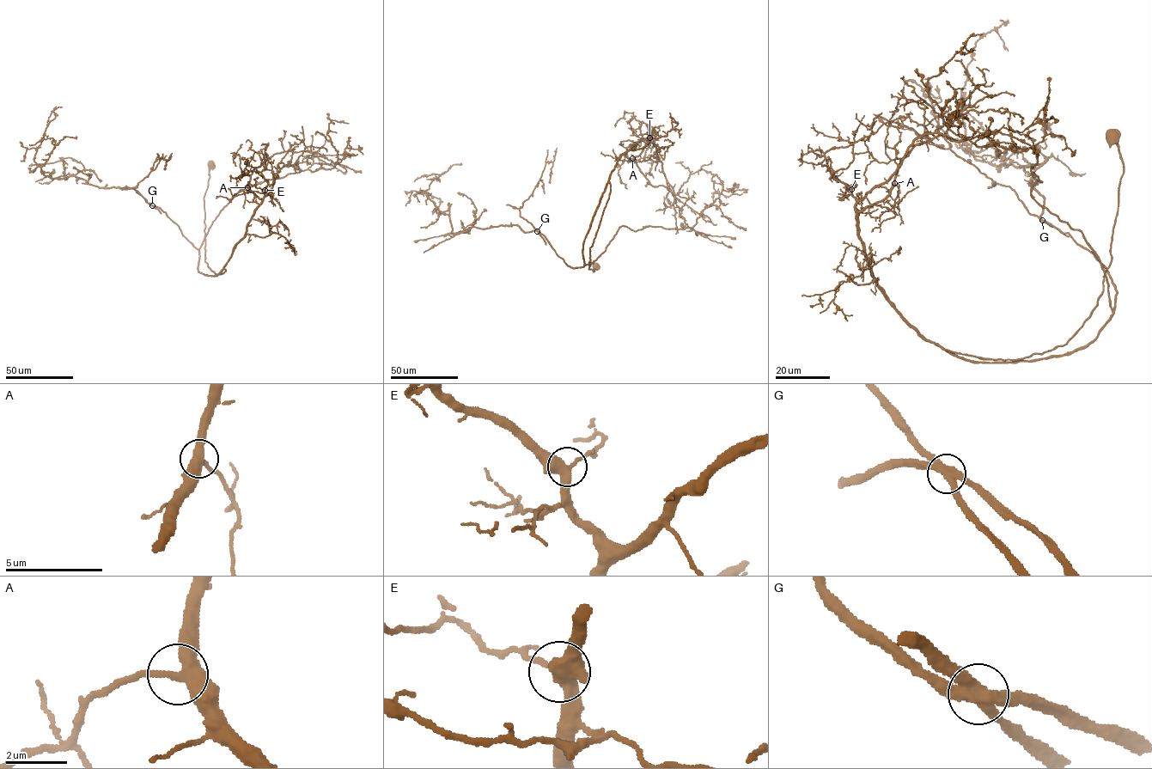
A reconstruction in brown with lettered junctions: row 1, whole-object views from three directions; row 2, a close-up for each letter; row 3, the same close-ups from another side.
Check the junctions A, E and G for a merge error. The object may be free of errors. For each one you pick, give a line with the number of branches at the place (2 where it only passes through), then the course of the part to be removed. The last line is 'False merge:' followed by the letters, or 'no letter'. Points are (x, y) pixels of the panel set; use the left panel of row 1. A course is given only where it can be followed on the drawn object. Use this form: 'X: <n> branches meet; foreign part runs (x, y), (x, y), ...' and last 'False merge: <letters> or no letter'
G: 3 branches meet; foreign part runs (152, 205), (134, 187), (162, 158), (167, 160), (164, 169)
False merge: G

